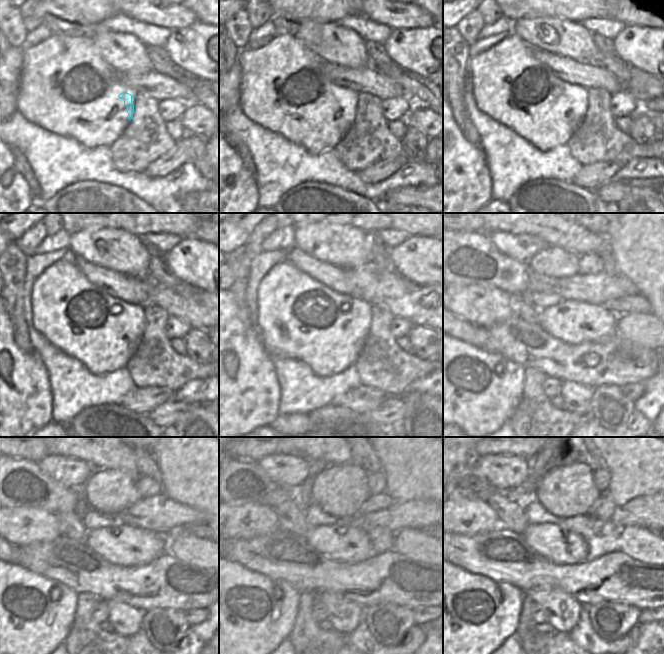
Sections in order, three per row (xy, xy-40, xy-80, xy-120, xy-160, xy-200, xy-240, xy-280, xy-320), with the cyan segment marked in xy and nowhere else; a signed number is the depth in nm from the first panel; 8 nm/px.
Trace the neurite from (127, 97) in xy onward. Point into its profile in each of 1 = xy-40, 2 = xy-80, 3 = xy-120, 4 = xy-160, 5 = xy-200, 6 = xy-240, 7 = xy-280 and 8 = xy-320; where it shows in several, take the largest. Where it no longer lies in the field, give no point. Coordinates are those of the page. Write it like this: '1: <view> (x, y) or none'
1: xy-40 (349, 97)
2: xy-80 (577, 98)
3: xy-120 (132, 322)
4: xy-160 (355, 316)
5: xy-200 (588, 323)
6: xy-240 (139, 546)
7: xy-280 (332, 541)
8: xy-320 (561, 546)

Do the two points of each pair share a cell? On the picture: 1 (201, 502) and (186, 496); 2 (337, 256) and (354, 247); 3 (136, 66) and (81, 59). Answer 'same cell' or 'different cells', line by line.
1: same cell
2: different cells
3: different cells

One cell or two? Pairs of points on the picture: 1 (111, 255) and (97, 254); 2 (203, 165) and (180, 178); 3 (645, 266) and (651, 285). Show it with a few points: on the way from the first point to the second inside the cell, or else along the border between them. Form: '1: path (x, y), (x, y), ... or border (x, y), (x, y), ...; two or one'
1: path (108, 255), (100, 254); one
2: border (190, 161), (208, 179); two
3: path (645, 271), (651, 280); one

